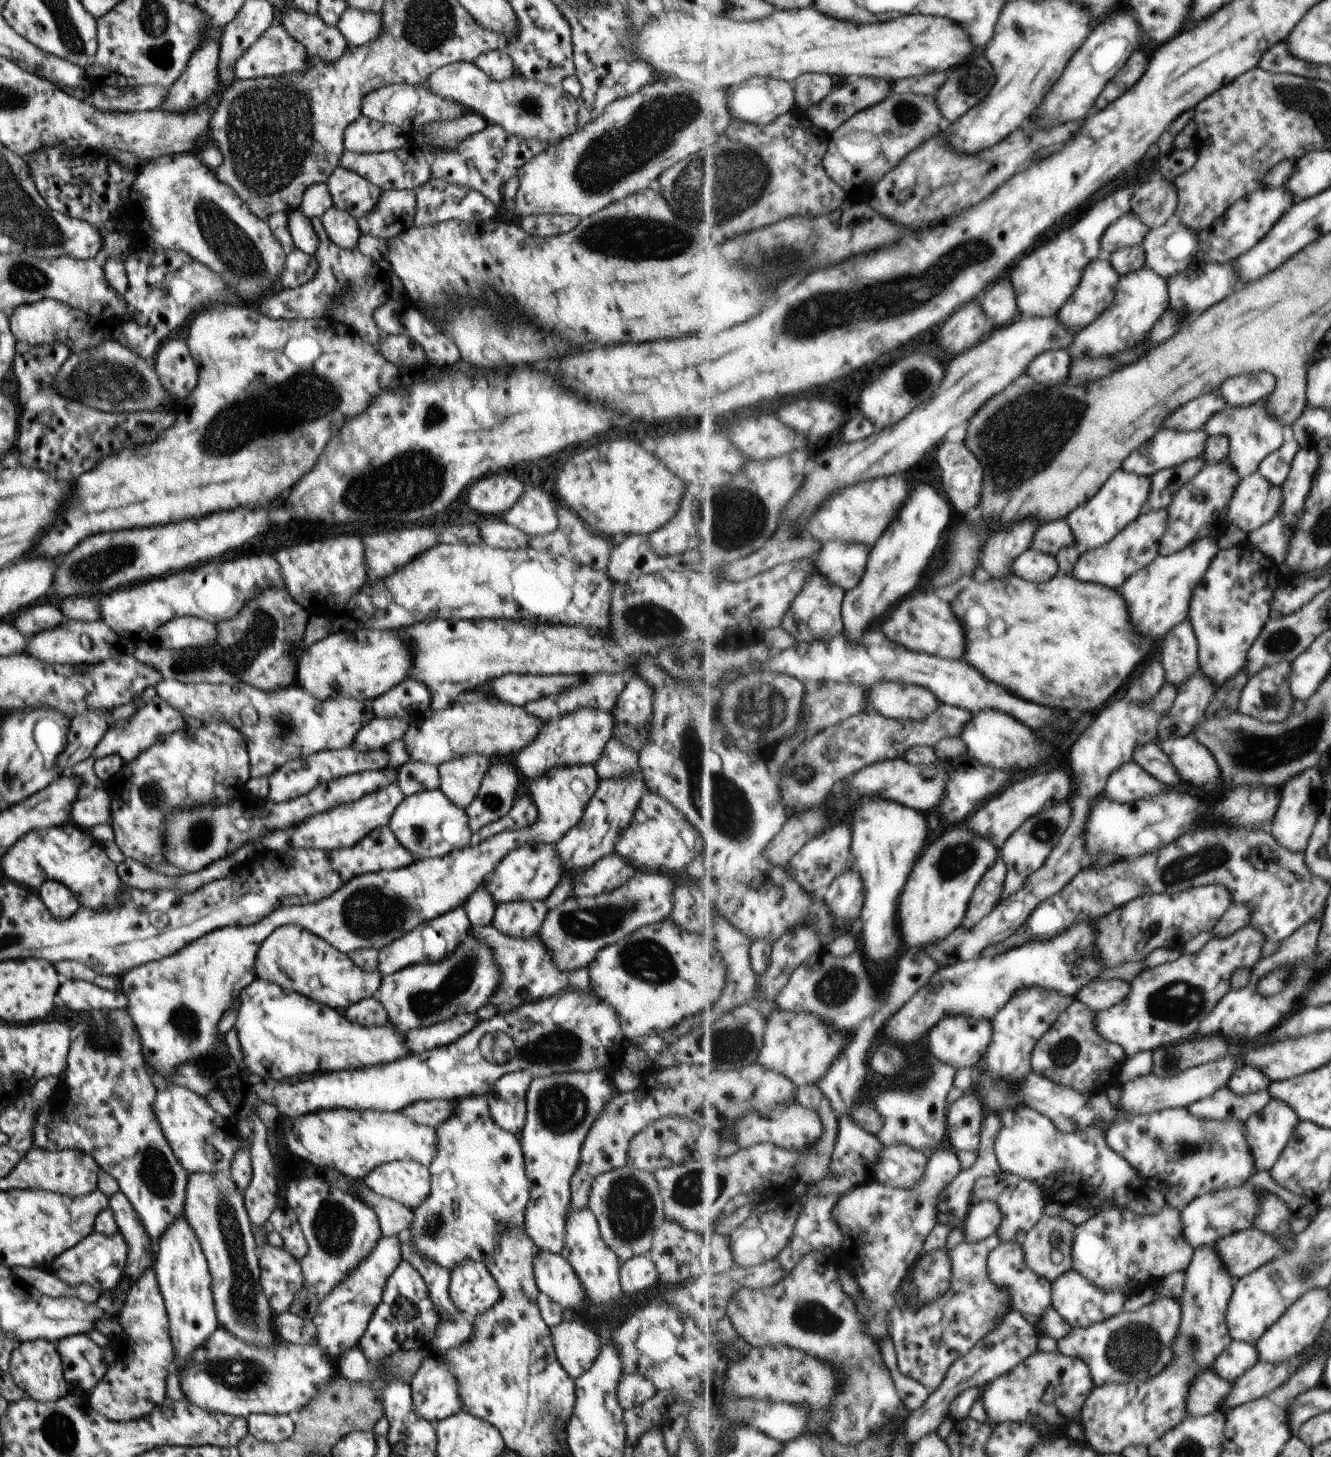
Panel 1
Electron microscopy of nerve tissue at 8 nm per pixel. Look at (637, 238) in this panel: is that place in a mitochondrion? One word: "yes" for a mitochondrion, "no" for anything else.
yes

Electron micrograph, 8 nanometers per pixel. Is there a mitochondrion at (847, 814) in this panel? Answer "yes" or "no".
no

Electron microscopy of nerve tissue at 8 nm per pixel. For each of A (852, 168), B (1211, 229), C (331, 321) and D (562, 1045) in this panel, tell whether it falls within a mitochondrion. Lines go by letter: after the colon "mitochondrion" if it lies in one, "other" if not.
A: other
B: other
C: other
D: mitochondrion

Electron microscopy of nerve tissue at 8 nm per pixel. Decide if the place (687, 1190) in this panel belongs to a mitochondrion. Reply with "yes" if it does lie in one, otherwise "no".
yes

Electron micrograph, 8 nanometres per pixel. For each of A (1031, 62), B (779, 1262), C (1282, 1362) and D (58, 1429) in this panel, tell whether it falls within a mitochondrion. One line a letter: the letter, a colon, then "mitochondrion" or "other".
A: other
B: other
C: other
D: mitochondrion

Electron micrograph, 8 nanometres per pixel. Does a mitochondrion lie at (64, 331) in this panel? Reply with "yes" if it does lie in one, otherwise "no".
no

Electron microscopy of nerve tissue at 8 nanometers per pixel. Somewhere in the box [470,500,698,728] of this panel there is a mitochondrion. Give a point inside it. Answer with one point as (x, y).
(651, 620)

